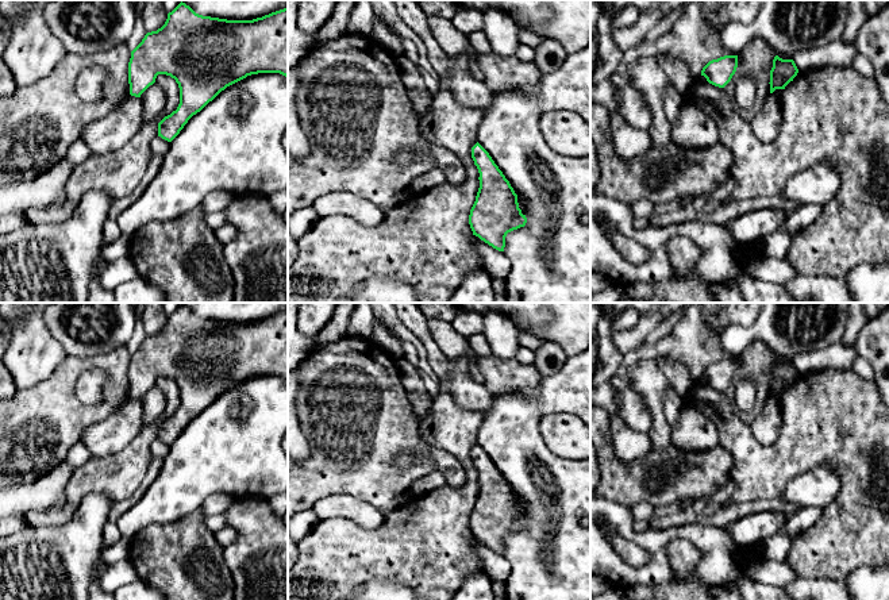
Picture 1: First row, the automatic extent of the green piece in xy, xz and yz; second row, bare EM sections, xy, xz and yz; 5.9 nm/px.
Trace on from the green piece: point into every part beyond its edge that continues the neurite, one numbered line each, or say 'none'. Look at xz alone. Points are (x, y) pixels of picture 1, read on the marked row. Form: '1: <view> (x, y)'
none

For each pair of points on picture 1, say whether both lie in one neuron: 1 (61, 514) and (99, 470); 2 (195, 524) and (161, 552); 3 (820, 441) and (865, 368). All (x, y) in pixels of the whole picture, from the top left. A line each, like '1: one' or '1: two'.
1: one
2: one
3: two

